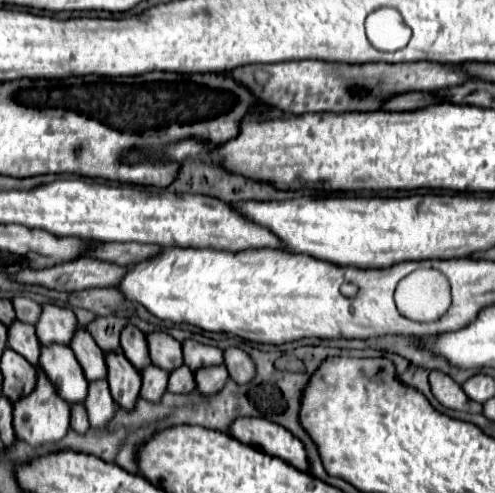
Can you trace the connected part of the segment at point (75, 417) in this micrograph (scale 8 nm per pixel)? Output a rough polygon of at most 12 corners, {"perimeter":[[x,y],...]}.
{"perimeter":[[71,407],[71,429],[79,435],[89,431],[85,407]]}

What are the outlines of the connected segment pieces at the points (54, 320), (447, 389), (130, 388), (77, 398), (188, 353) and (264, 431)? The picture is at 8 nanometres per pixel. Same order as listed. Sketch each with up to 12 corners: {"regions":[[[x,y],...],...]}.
{"regions":[[[43,305],[41,345],[69,345],[79,325],[71,309]],[[431,371],[429,383],[443,407],[467,411],[469,397],[449,375]],[[107,355],[109,389],[115,403],[135,411],[141,373],[125,355]],[[43,347],[39,367],[61,399],[85,403],[89,383],[69,347]],[[197,341],[183,343],[191,371],[223,365],[223,351]],[[237,419],[231,435],[299,471],[305,445],[267,419]]]}

